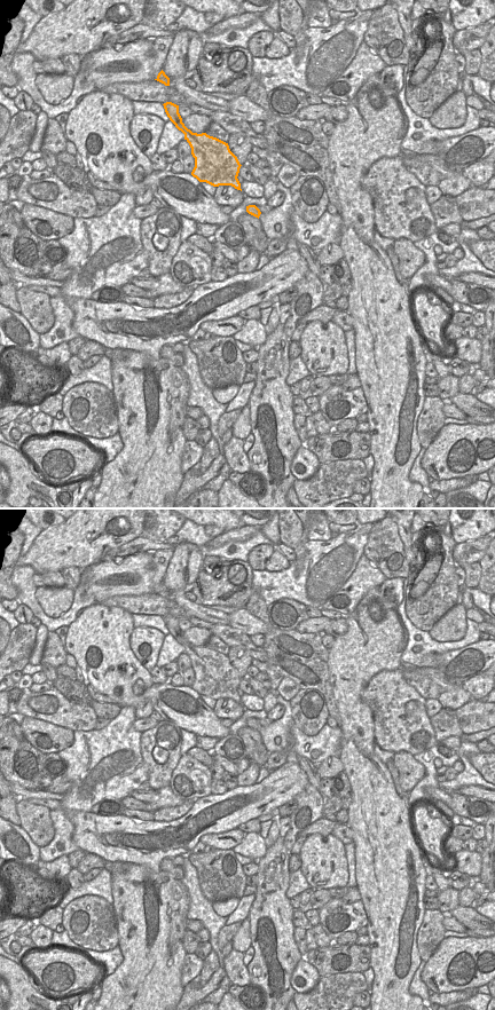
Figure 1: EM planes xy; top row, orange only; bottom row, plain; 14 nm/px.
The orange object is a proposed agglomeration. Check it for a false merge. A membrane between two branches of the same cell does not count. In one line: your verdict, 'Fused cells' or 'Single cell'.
Single cell.

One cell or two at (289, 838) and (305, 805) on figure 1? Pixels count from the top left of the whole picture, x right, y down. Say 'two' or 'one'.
one

